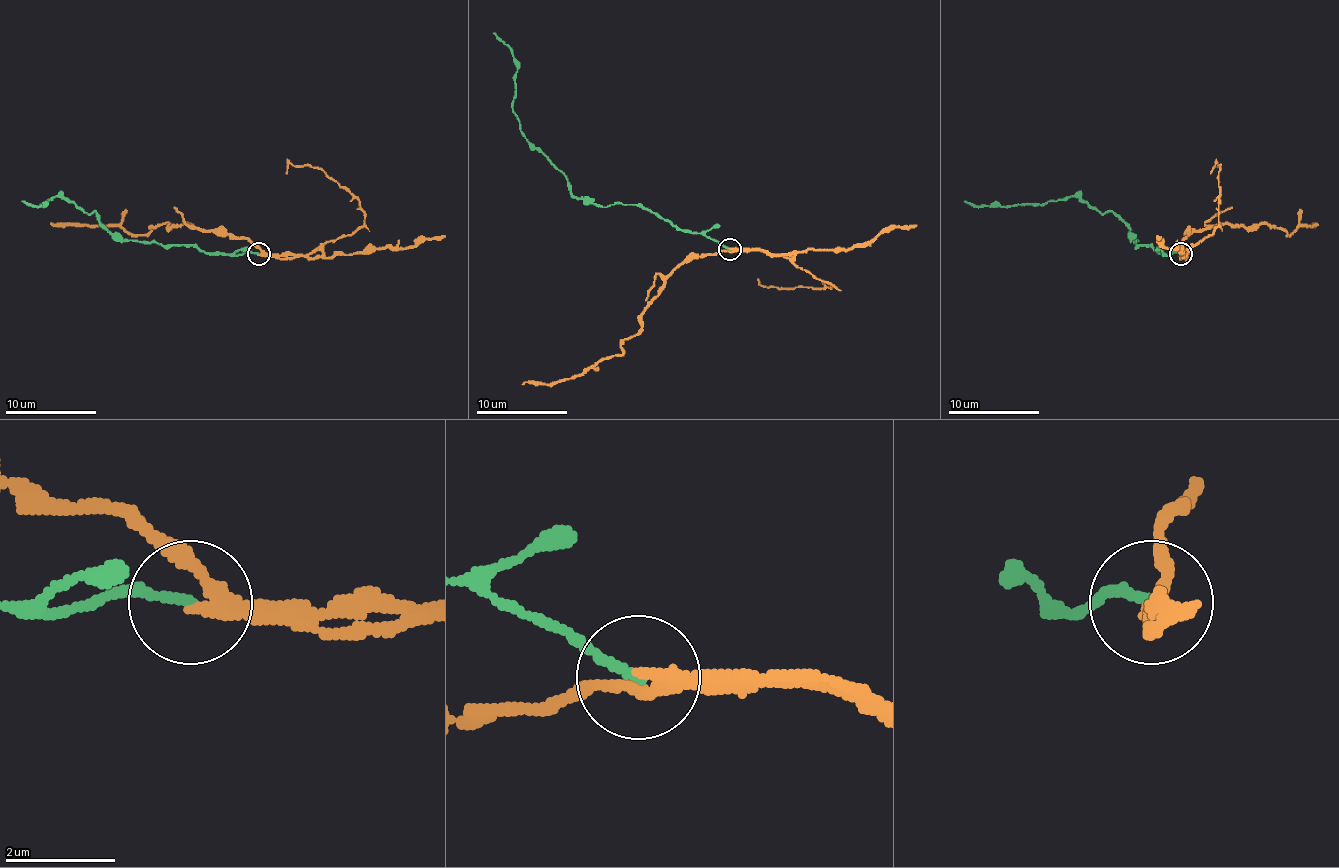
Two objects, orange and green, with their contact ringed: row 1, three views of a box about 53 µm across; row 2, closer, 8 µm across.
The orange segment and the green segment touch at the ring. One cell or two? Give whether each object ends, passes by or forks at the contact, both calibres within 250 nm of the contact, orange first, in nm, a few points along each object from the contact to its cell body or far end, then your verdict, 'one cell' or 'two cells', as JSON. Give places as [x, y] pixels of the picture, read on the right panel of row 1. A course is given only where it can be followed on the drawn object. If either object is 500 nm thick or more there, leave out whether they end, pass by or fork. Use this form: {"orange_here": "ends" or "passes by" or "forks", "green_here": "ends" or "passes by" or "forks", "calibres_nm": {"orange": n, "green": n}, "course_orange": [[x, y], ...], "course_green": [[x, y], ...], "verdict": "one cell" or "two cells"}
{"orange_here": "passes by", "green_here": "ends", "calibres_nm": {"orange": 200, "green": 160}, "course_orange": [[1180, 254], [1184, 238], [1191, 231], [1221, 224], [1271, 224], [1290, 234], [1297, 227], [1310, 227], [1315, 222]], "course_green": [[1180, 254], [1136, 245], [1139, 240], [1109, 211], [1100, 213], [1072, 197], [990, 206], [965, 201]], "verdict": "two cells"}

